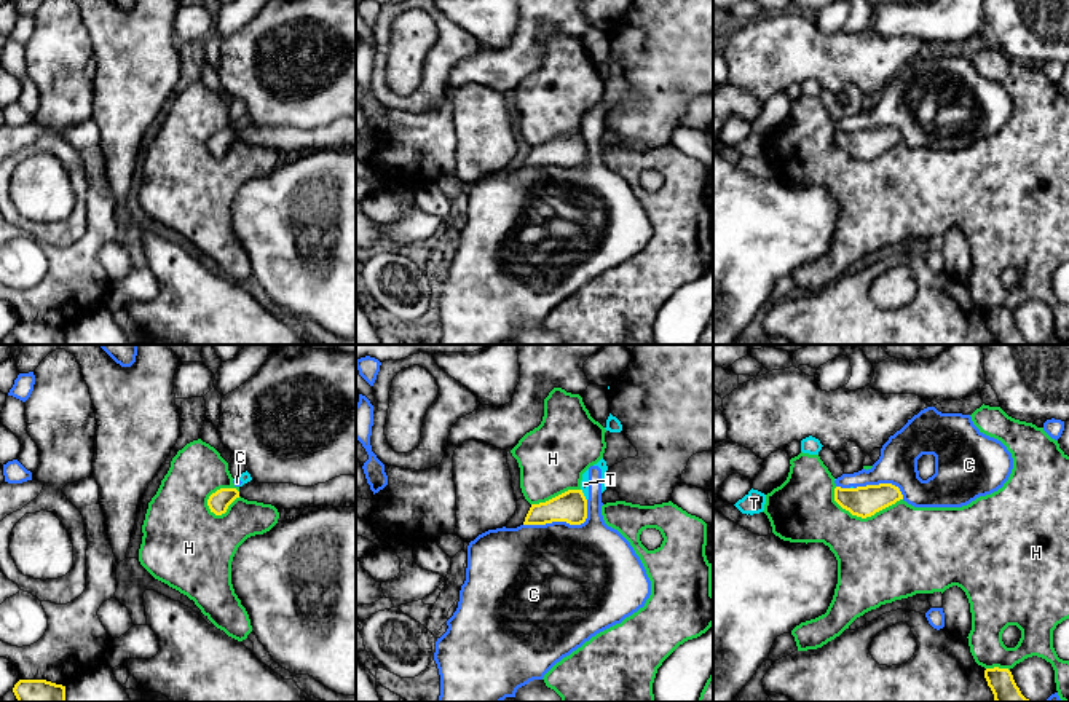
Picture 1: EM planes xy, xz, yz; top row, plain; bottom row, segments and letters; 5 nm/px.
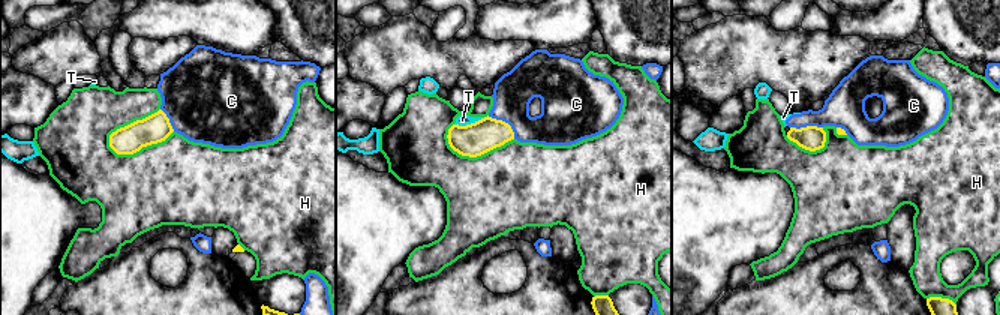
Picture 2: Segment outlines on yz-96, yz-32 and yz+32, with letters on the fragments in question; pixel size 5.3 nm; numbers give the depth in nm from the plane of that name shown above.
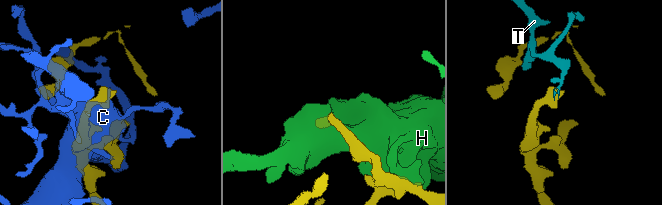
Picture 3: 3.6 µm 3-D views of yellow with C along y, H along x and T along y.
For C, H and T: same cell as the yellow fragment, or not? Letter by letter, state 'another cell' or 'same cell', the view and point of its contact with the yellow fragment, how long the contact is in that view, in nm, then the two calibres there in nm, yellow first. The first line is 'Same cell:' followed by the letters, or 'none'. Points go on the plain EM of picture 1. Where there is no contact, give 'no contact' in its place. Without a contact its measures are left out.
Same cell: none
C: another cell; meets yellow in xz at (564, 163); contact 360 nm long; 160 nm thick on the yellow side, 480 nm on the other
H: another cell; meets yellow in yz at (863, 160); contact 360 nm long; 160 nm thick on the yellow side, 460 nm on the other
T: another cell; meets yellow in xz at (583, 138); contact 70 nm long; 160 nm thick on the yellow side, 50 nm on the other

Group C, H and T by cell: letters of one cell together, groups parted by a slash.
C T / H

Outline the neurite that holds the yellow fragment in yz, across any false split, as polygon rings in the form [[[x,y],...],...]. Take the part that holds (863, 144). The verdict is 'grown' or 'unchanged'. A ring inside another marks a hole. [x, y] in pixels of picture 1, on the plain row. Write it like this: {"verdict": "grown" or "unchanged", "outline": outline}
{"verdict": "unchanged", "outline": [[[892,126],[866,128],[857,131],[834,131],[834,144],[852,158],[866,161],[903,142],[898,129]]]}

